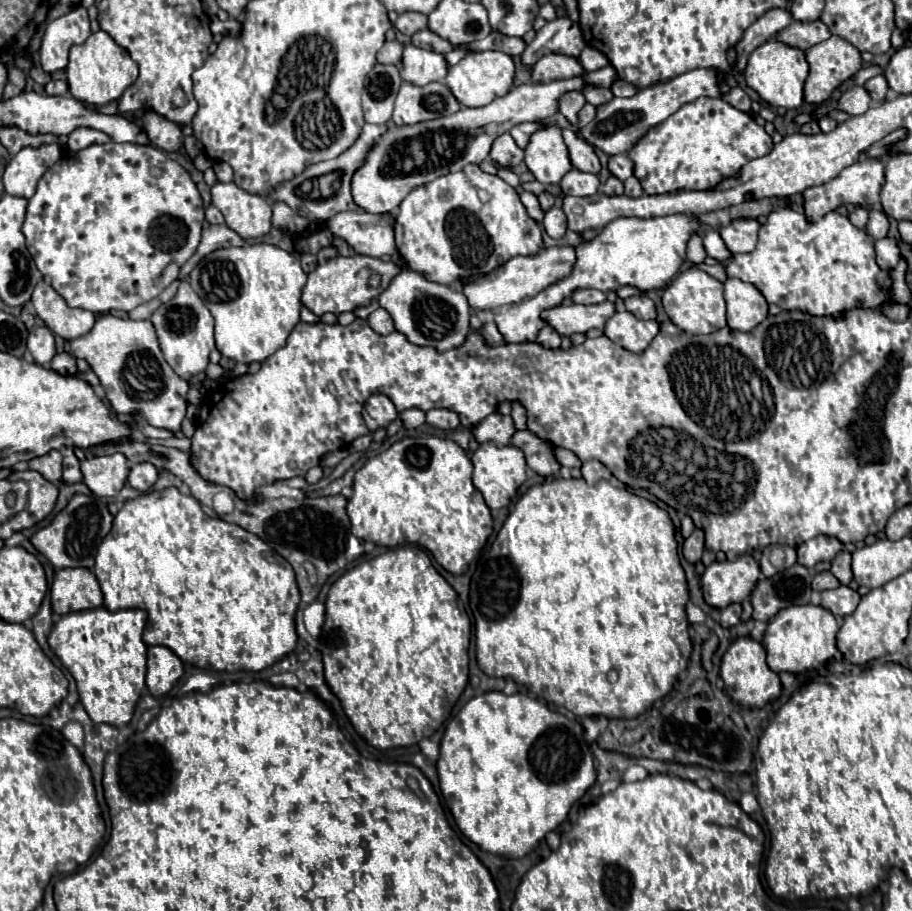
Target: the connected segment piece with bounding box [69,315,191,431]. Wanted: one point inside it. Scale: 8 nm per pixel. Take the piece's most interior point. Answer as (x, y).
(124, 353)

